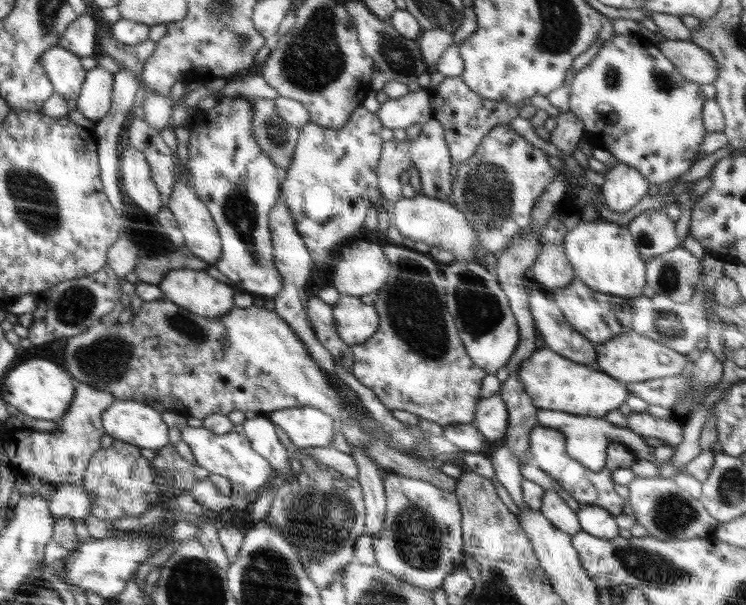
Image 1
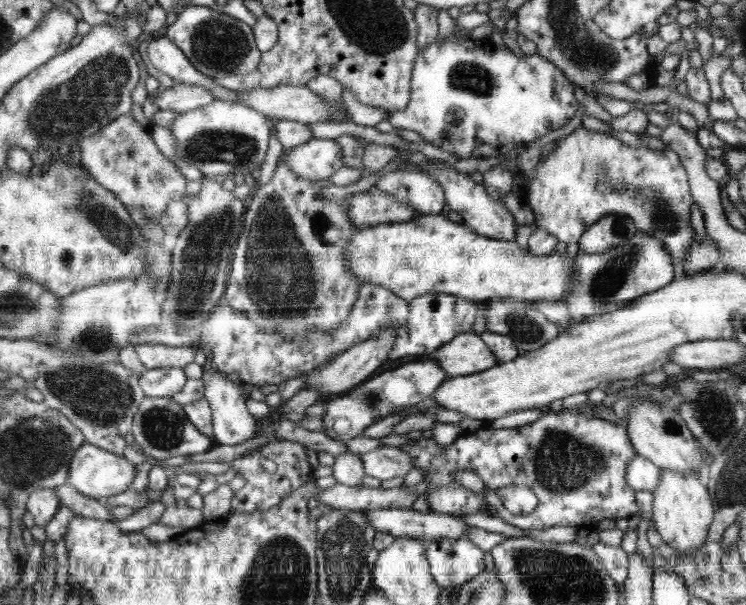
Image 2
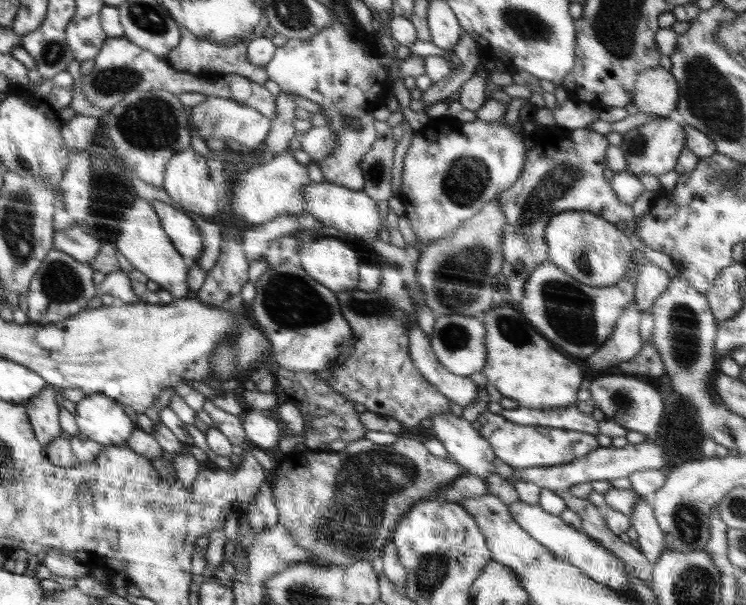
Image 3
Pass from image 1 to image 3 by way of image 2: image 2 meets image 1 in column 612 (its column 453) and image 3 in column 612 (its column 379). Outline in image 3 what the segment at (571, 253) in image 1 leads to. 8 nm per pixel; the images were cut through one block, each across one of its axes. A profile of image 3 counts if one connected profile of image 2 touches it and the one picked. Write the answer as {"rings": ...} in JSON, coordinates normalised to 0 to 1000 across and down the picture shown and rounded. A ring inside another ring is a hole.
{"rings":[[[784,349],[745,354],[732,374],[735,431],[779,466],[795,474],[816,474],[840,453],[839,438],[850,415],[850,397],[824,372]]]}

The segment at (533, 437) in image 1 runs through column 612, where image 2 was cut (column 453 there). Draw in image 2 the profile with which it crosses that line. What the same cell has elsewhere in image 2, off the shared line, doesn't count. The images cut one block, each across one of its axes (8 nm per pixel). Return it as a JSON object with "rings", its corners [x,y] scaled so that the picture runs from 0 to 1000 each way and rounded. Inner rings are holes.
{"rings":[[[731,676],[718,688],[713,699],[697,707],[670,707],[668,711],[651,711],[649,717],[646,717],[646,714],[638,714],[638,717],[633,717],[633,721],[627,721],[627,724],[617,722],[611,731],[609,731],[607,736],[603,736],[602,739],[590,739],[590,736],[587,736],[587,732],[584,732],[584,729],[582,729],[579,724],[576,726],[566,722],[563,727],[555,729],[558,731],[558,737],[555,739],[552,739],[552,736],[536,736],[534,739],[539,739],[539,742],[550,749],[550,759],[552,759],[555,770],[566,774],[566,777],[568,777],[568,790],[574,790],[578,797],[576,807],[570,817],[571,830],[582,846],[617,851],[653,846],[654,850],[658,850],[658,853],[669,853],[673,856],[673,860],[681,863],[681,866],[688,866],[689,869],[700,873],[704,878],[727,876],[727,873],[735,873],[739,869],[773,869],[776,873],[796,873],[798,868],[804,863],[804,860],[810,860],[810,856],[819,856],[820,860],[826,860],[827,856],[843,858],[846,853],[857,850],[857,840],[851,825],[851,810],[839,797],[839,774],[842,774],[845,760],[850,760],[850,754],[853,754],[854,747],[853,742],[850,742],[850,736],[847,736],[847,729],[845,729],[845,722],[842,722],[842,709],[839,709],[839,702],[830,699],[830,696],[823,698],[812,693],[796,691],[779,683],[772,686],[759,676],[748,681]],[[727,681],[732,681],[732,684],[727,684]],[[621,777],[630,777],[643,787],[643,790],[649,795],[649,808],[643,810],[643,813],[633,813],[631,810],[619,807],[607,792],[607,780]],[[686,802],[706,803],[708,807],[712,807],[713,812],[716,812],[723,831],[721,836],[718,836],[718,840],[710,846],[710,850],[686,850],[682,843],[677,841],[673,825],[664,815],[665,808]],[[650,807],[655,807],[651,823],[649,821]]]}

